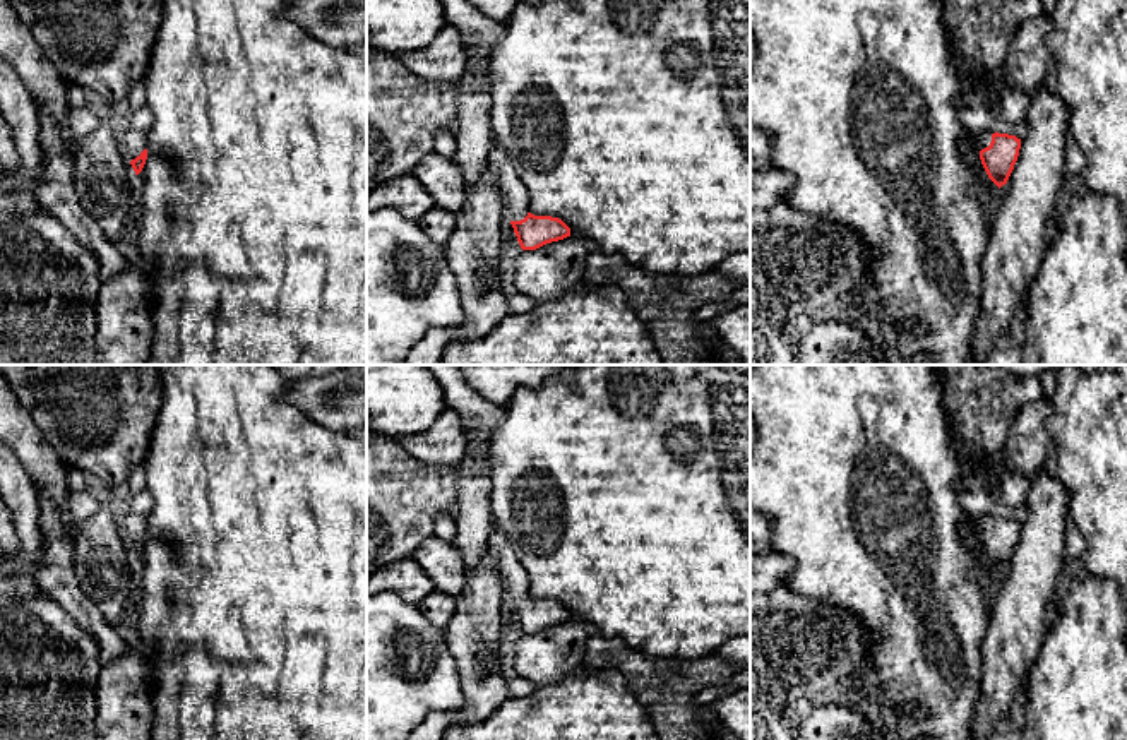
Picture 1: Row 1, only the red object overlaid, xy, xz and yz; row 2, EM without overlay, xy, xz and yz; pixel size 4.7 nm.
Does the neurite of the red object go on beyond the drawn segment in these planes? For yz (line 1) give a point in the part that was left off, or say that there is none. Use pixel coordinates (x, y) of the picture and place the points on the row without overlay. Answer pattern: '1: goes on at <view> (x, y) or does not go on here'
1: goes on at yz (980, 525)

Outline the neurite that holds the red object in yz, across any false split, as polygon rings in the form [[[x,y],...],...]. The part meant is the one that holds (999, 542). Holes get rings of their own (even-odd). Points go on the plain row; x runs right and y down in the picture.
[[[968,514],[966,534],[976,533],[988,562],[1000,572],[1007,567],[1019,540],[1021,522],[1009,517],[973,517]]]

